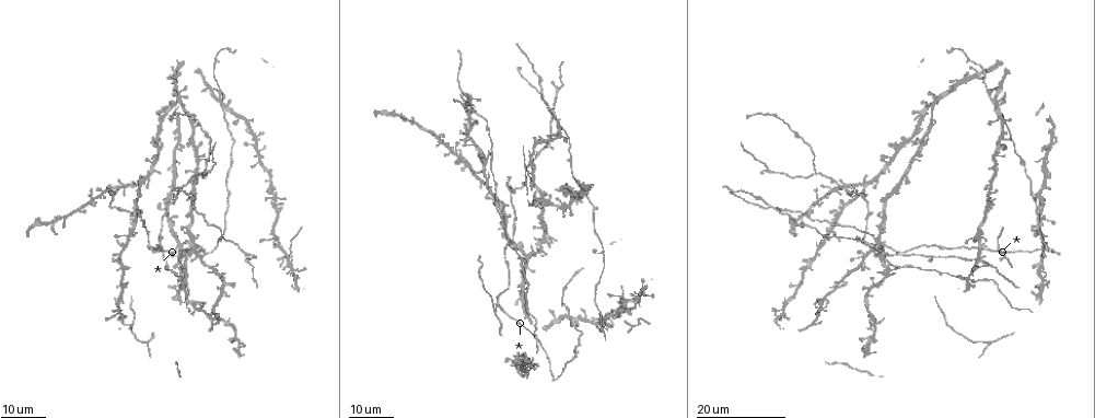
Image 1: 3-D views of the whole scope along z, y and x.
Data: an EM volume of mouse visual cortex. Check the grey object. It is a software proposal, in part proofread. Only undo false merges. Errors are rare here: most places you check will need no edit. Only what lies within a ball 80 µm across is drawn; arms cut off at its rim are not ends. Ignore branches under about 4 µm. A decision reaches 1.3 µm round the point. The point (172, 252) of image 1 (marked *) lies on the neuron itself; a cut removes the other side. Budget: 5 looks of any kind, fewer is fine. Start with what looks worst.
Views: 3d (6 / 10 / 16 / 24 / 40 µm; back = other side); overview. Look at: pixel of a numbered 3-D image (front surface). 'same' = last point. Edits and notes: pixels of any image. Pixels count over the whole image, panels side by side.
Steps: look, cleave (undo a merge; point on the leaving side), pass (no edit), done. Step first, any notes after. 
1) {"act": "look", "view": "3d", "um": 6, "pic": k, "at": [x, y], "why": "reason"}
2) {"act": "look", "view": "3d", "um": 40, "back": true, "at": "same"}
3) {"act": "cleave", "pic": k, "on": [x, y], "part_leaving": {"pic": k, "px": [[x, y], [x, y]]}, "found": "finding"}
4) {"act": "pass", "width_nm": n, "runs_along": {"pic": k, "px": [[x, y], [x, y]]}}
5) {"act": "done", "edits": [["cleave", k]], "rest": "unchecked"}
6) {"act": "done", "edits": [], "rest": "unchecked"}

{"act": "look", "view": "3d", "um": 16, "pic": 1, "at": [194, 308], "why": "four or more arms meet"}

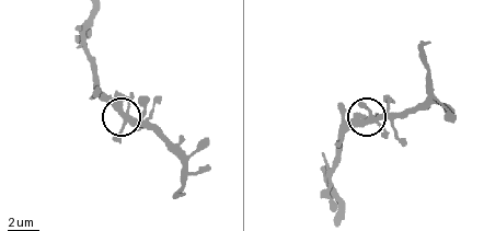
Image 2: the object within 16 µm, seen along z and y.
{"act": "look", "view": "3d", "um": 6, "pic": 2, "at": [127, 124]}

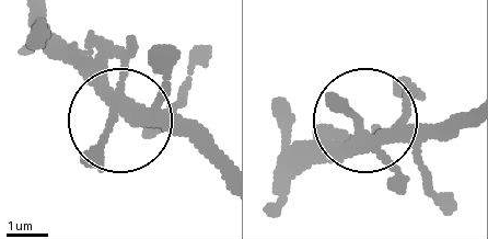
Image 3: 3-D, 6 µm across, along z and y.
{"act": "pass", "side_arm_um": 10, "arms": 4, "found": "continuous, no second neuron"}

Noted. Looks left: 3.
{"act": "look", "view": "3d", "um": 16, "pic": 1, "at": [837, 223], "why": "two arms in line, one across"}

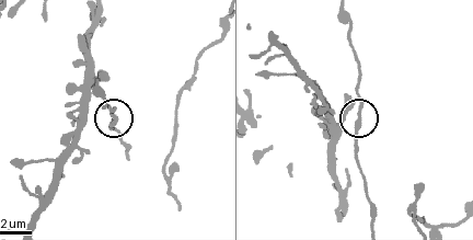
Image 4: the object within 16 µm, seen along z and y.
{"act": "look", "view": "3d", "um": 10, "pic": 4, "at": [356, 120], "why": "zoom in"}

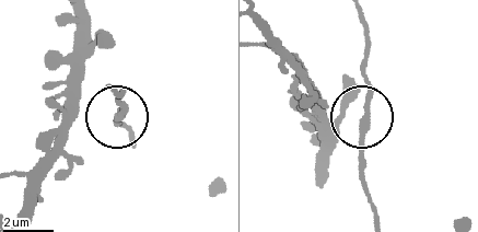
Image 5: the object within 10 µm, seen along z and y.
{"act": "pass", "runs_along": {"pic": 5, "px": [[377, 218], [364, 181], [364, 38]]}, "found": "all the same neuron"}

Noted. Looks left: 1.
{"act": "done", "edits": [], "rest": "unchecked"}

